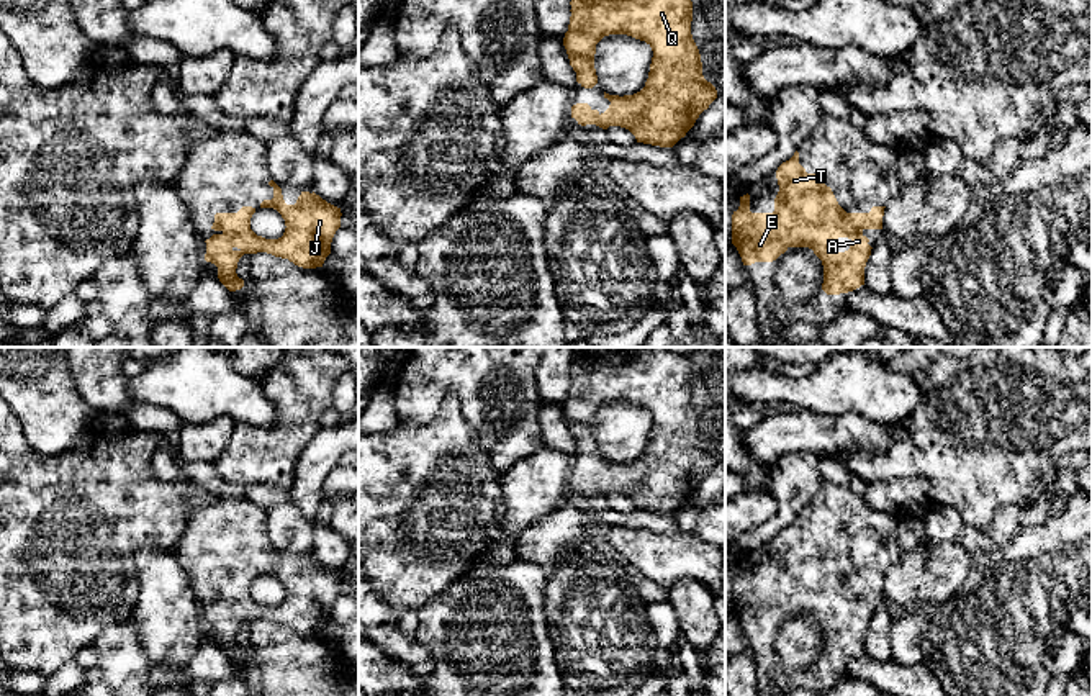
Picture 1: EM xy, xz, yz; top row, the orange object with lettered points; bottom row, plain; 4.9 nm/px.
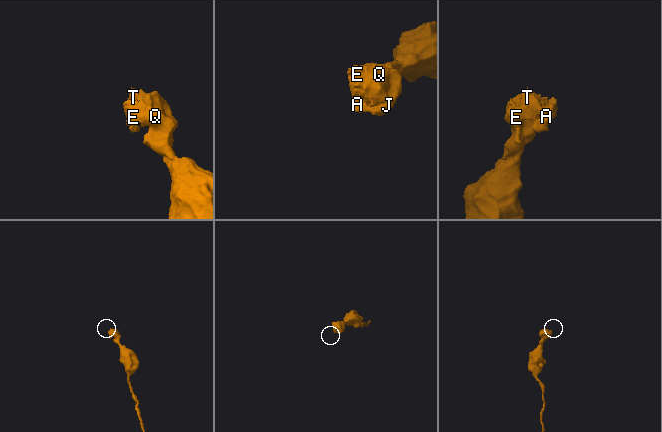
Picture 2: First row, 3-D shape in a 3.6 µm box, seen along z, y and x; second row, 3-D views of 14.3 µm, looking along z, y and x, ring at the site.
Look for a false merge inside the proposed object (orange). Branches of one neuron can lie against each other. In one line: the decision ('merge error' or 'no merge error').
no merge error

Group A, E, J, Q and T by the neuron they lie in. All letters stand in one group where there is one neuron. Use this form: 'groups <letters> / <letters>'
groups A E J Q T

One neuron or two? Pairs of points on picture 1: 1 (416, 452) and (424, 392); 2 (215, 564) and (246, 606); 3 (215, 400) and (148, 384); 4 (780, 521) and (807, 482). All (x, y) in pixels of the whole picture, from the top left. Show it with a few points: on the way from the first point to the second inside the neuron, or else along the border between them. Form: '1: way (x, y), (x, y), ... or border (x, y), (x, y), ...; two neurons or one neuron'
1: border (446, 397), (428, 423), (400, 423); two neurons
2: way (221, 573), (221, 582), (236, 596); one neuron
3: way (198, 384), (164, 384); one neuron
4: way (788, 511), (788, 506), (801, 492); one neuron

